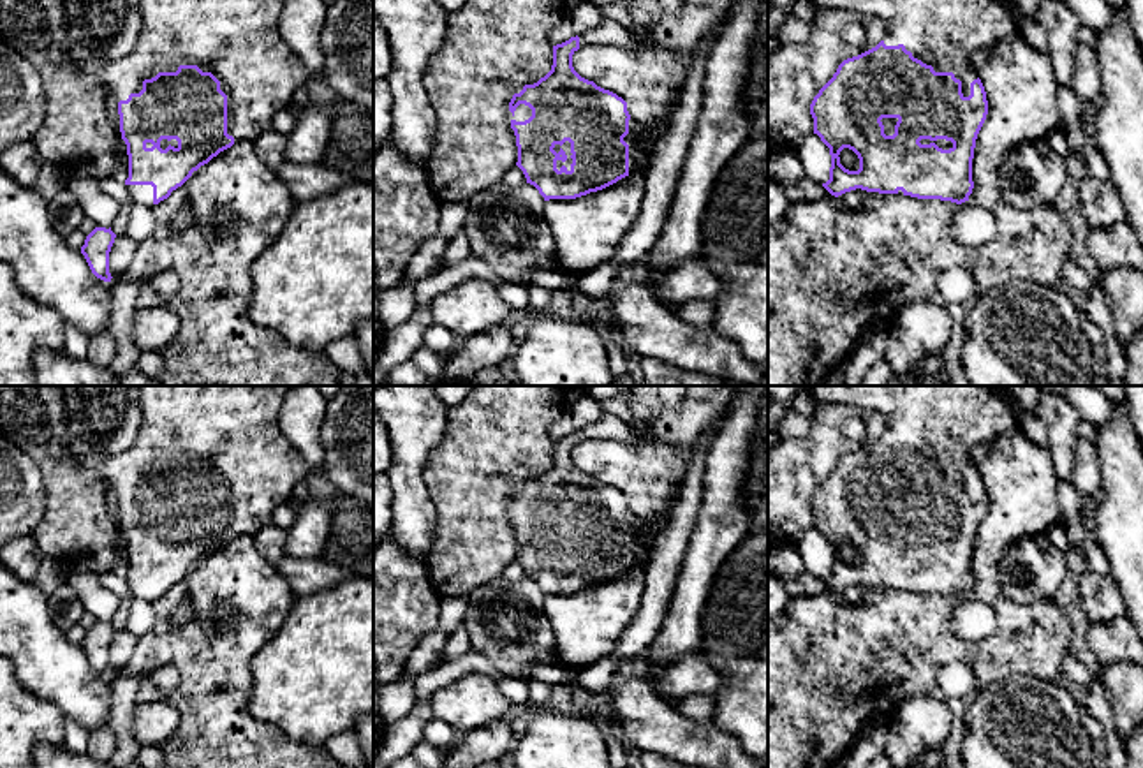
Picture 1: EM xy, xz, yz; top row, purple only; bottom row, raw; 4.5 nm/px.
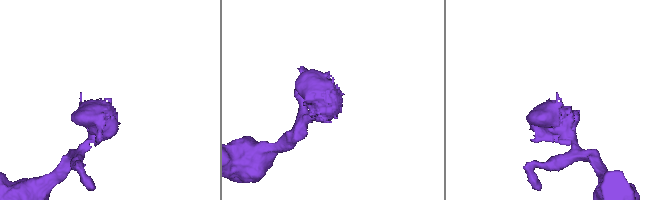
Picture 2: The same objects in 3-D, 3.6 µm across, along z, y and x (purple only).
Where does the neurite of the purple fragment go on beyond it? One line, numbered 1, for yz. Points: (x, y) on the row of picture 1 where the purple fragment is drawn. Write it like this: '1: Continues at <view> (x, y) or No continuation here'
1: Continues at yz (943, 34)

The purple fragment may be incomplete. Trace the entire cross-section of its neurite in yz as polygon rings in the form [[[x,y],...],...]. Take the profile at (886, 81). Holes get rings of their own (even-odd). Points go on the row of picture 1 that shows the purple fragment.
[[[815,0],[822,7],[847,9],[884,21],[886,35],[872,49],[844,60],[810,104],[814,134],[830,148],[830,180],[822,187],[835,197],[861,188],[918,199],[962,204],[972,194],[972,159],[977,134],[988,114],[986,92],[970,65],[970,55],[1020,33],[1004,0]],[[852,150],[859,169],[840,164],[840,151]]]

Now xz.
[[[602,19],[553,46],[551,70],[513,95],[507,116],[516,136],[516,166],[544,201],[576,199],[650,166],[653,144],[678,104],[653,129],[645,129],[629,114],[622,97],[581,78],[572,67],[579,48],[632,49],[645,41],[645,35]]]

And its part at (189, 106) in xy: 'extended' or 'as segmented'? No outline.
extended

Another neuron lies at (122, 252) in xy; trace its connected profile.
[[[120,234],[114,238],[114,243],[109,252],[109,273],[111,277],[120,277],[127,271],[130,266],[134,254],[137,250],[139,243]]]

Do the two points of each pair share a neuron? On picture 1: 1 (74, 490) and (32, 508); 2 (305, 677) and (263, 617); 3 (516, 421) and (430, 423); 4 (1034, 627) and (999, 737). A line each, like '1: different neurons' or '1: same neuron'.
1: different neurons
2: different neurons
3: different neurons
4: different neurons

